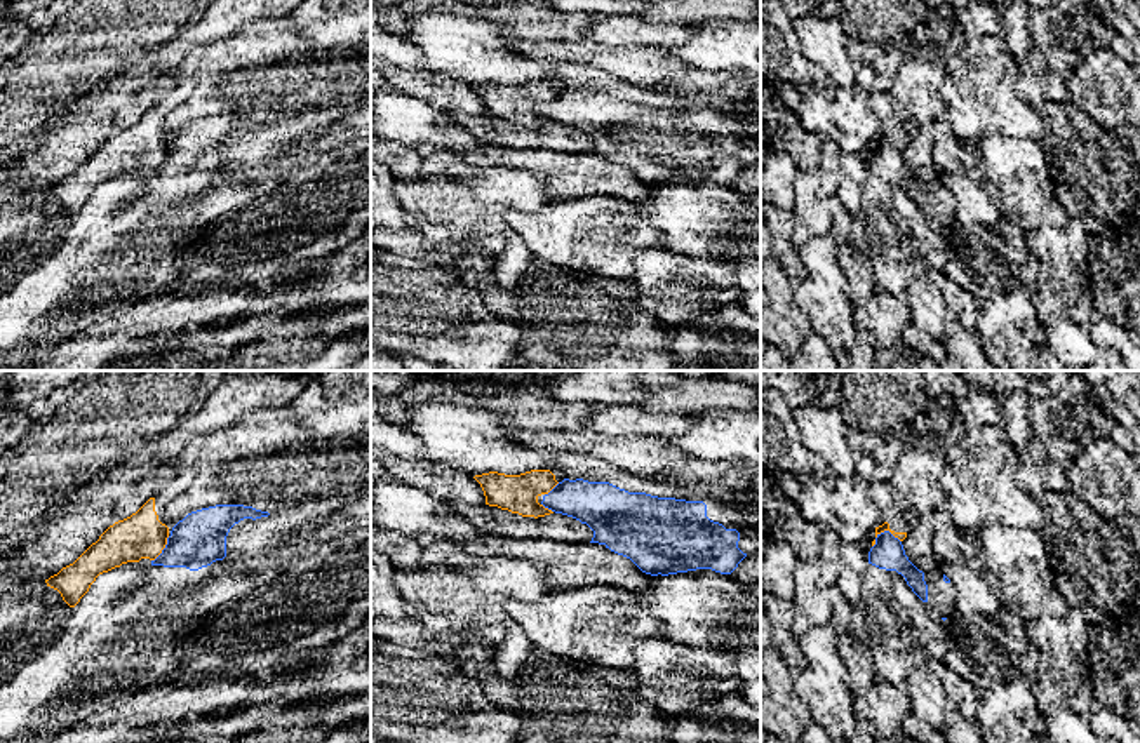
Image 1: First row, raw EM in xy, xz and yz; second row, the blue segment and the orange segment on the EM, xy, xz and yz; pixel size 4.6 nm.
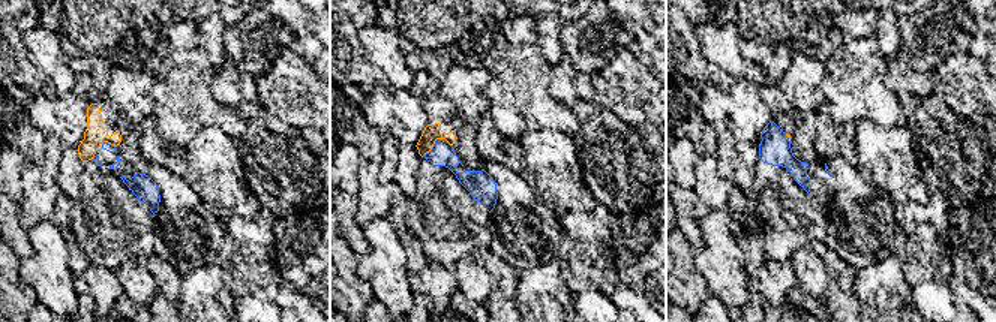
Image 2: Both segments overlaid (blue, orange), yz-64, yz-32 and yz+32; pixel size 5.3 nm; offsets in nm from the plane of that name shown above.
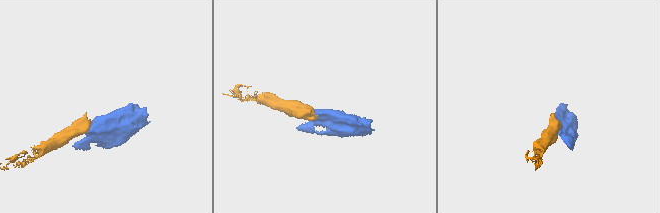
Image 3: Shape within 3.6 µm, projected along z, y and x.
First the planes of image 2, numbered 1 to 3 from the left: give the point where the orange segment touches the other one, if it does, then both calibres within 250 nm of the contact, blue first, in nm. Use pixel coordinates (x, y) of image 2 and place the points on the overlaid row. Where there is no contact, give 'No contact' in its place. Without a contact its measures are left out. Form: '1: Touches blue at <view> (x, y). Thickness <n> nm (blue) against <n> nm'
1: Touches blue at yz-64 (107, 143). Thickness 50 nm (blue) against 120 nm
2: Touches blue at yz-32 (435, 141). Thickness 130 nm (blue) against 90 nm
3: Touches blue at yz+32 (786, 137). Thickness 170 nm (blue) against 20 nm

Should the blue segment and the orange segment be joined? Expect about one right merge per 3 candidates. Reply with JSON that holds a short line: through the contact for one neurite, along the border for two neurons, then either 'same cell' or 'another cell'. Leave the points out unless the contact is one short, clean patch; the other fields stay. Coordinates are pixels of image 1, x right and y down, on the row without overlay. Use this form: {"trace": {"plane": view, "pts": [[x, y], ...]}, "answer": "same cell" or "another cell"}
{"trace": {"plane": "yz", "pts": [[900, 152], [888, 141], [883, 141], [872, 157]]}, "answer": "another cell"}

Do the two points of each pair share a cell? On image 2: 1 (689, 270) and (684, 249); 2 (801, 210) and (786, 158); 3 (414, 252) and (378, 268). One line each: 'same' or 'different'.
1: same
2: same
3: different

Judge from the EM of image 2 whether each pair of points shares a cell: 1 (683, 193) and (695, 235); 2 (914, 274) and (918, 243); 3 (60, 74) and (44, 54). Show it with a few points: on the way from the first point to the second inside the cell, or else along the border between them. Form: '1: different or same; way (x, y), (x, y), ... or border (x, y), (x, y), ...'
1: same; way (684, 204), (684, 217), (689, 225)
2: same; way (917, 267), (918, 250)
3: same; way (57, 69), (48, 59)

